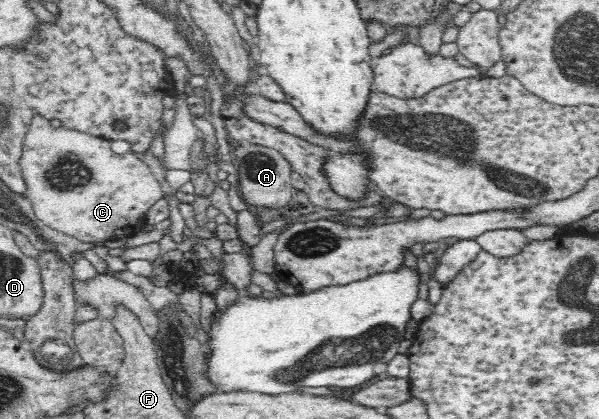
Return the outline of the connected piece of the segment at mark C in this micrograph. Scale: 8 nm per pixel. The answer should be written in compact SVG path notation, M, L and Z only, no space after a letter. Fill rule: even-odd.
M39 113L32 116L22 144L19 166L26 184L25 197L32 204L34 213L40 221L85 243L105 241L111 236L127 237L142 230L144 212L163 198L161 184L155 179L149 166L137 158L131 150L117 154L111 149L111 143L109 139L75 131L74 128L63 126L55 128L49 119Z

